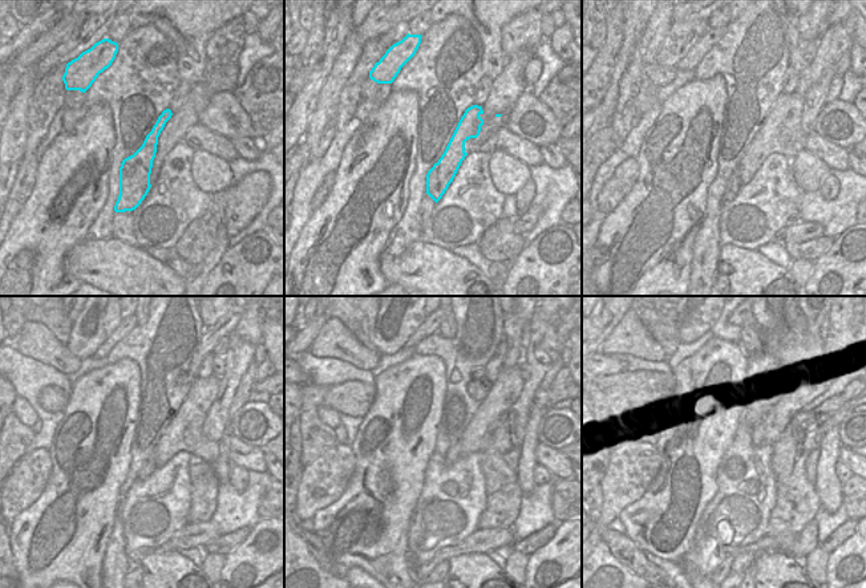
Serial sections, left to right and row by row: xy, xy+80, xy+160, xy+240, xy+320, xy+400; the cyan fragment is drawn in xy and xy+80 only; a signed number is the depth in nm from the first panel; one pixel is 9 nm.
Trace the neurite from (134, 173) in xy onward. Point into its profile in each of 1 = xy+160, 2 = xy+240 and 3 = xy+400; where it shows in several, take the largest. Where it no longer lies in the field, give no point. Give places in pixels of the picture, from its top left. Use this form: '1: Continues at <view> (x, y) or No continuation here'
1: Continues at xy+160 (752, 159)
2: Continues at xy+240 (161, 453)
3: Continues at xy+400 (782, 404)

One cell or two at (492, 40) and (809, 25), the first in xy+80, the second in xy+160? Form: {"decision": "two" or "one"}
{"decision": "two"}

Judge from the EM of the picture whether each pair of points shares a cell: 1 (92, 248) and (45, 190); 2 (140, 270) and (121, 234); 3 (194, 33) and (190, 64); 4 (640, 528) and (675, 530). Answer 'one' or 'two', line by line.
1: two
2: two
3: one
4: one

